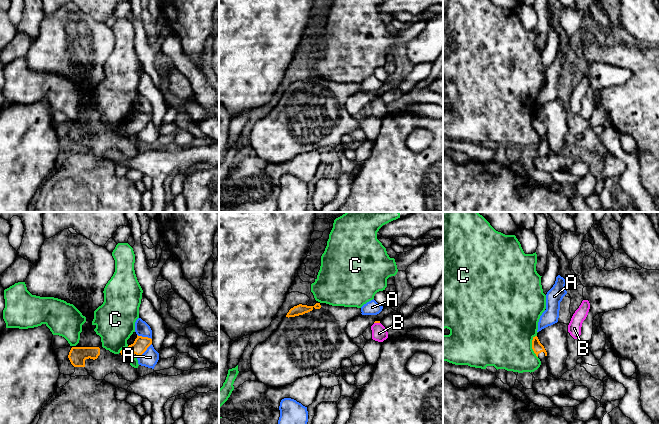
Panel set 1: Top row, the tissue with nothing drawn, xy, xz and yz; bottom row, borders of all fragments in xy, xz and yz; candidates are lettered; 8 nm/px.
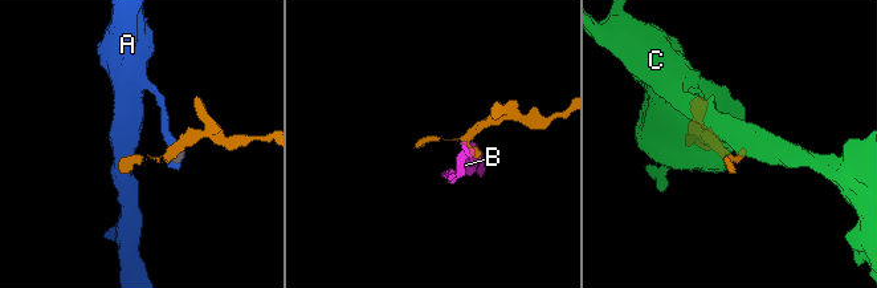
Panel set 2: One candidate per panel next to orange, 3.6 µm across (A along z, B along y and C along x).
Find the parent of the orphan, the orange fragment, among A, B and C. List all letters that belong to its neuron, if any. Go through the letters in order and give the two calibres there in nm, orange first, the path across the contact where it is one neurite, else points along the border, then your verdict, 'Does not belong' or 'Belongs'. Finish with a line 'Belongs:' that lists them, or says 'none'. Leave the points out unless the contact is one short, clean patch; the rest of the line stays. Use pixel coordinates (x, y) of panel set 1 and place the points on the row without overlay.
A: Thickness 120 nm (orange) against 140 nm. Boundary: xy (151, 119), (137, 134). Does not belong
B: Thickness 20 nm (orange) against 130 nm. Boundary: xz (374, 98), (379, 99). Does not belong
C: Thickness 90 nm (orange) against 480 nm. Does not belong
Belongs: none

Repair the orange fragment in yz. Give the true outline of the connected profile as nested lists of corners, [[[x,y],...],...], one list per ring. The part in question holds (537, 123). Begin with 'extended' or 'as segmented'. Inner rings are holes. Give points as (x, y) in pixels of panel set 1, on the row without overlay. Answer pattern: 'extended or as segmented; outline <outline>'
extended; outline [[[537,112],[533,113],[532,125],[541,137],[541,141],[537,146],[534,147],[533,153],[535,156],[545,156],[548,152],[548,143],[546,140],[547,128]]]

